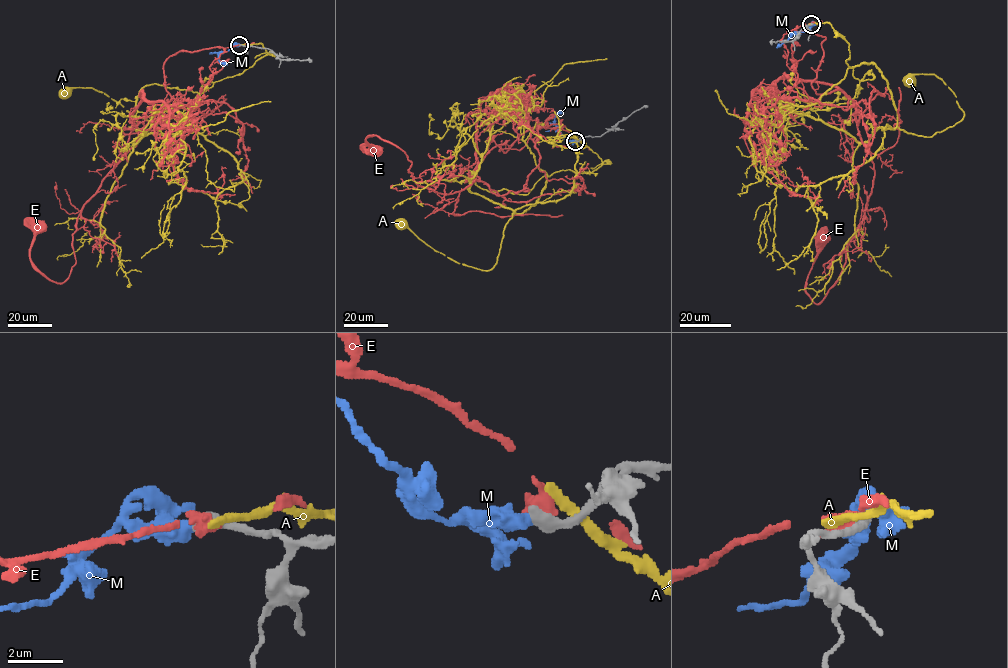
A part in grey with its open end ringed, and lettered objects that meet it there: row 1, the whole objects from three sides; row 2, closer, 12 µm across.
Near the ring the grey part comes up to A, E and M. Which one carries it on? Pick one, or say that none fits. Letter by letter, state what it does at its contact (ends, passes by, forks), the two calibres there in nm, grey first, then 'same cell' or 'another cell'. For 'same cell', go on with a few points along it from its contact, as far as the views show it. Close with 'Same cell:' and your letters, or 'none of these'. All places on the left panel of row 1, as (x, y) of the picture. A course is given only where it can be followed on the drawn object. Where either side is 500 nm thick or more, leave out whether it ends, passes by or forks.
A: it passes by | 300/280 nm | another cell
E: 600/600 nm | another cell
M: 550/480 nm | same cell | via (239, 45), (220, 52), (219, 61), (227, 65)
Same cell: M

